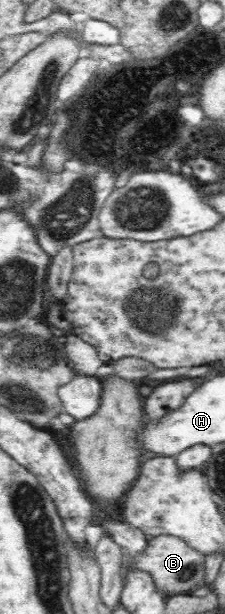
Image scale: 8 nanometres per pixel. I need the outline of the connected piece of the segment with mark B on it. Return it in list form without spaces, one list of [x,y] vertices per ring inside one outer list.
[[[160,535],[154,537],[142,552],[132,553],[132,560],[126,568],[122,568],[122,574],[128,571],[148,571],[154,585],[162,596],[169,598],[178,594],[190,594],[202,585],[204,580],[205,558],[200,551],[194,549],[184,539],[174,535]]]

